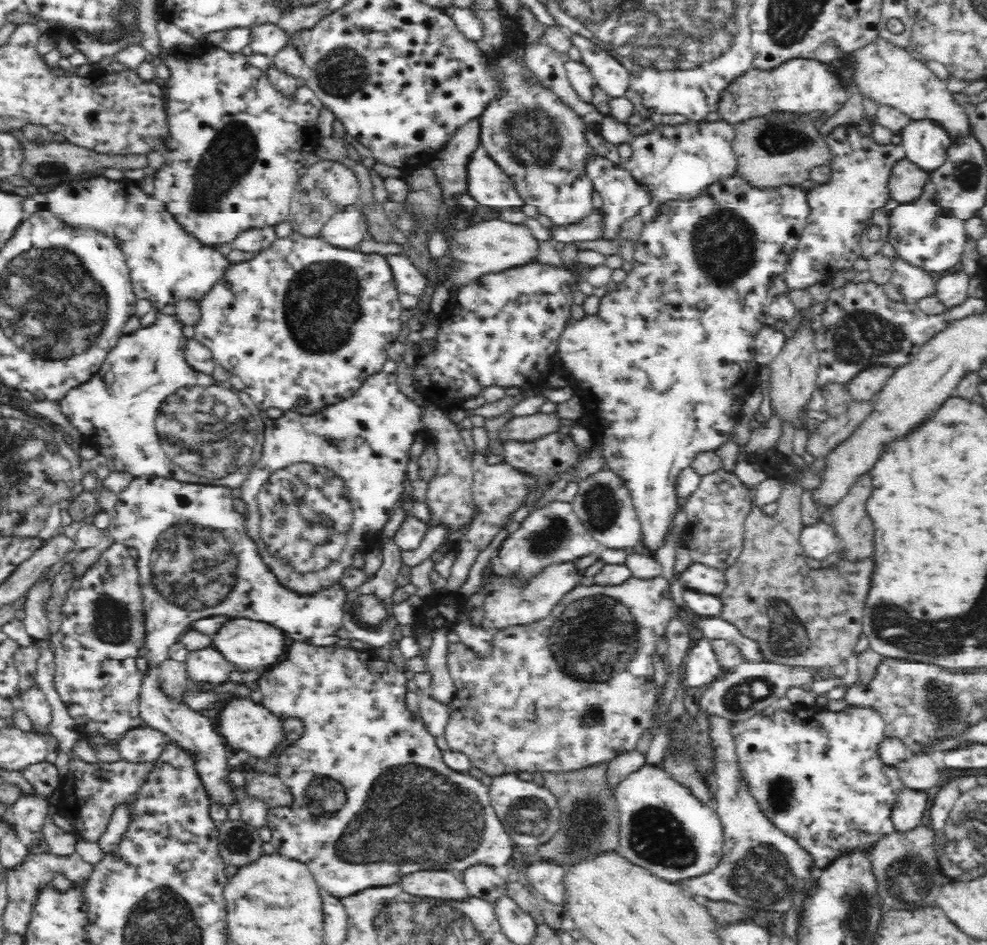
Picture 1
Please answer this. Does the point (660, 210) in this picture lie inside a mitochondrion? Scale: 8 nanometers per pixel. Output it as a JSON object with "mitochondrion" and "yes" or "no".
{"mitochondrion":"no"}

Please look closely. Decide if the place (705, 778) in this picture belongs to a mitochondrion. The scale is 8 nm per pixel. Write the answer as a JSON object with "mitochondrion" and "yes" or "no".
{"mitochondrion":"no"}

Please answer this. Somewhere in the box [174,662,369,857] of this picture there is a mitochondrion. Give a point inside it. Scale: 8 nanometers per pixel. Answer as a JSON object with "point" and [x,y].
{"point":[325,797]}

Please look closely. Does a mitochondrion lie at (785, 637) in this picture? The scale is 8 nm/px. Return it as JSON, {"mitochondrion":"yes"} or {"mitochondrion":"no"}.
{"mitochondrion":"yes"}

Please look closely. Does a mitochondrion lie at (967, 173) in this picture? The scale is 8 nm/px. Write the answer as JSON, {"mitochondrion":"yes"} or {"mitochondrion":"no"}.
{"mitochondrion":"yes"}

